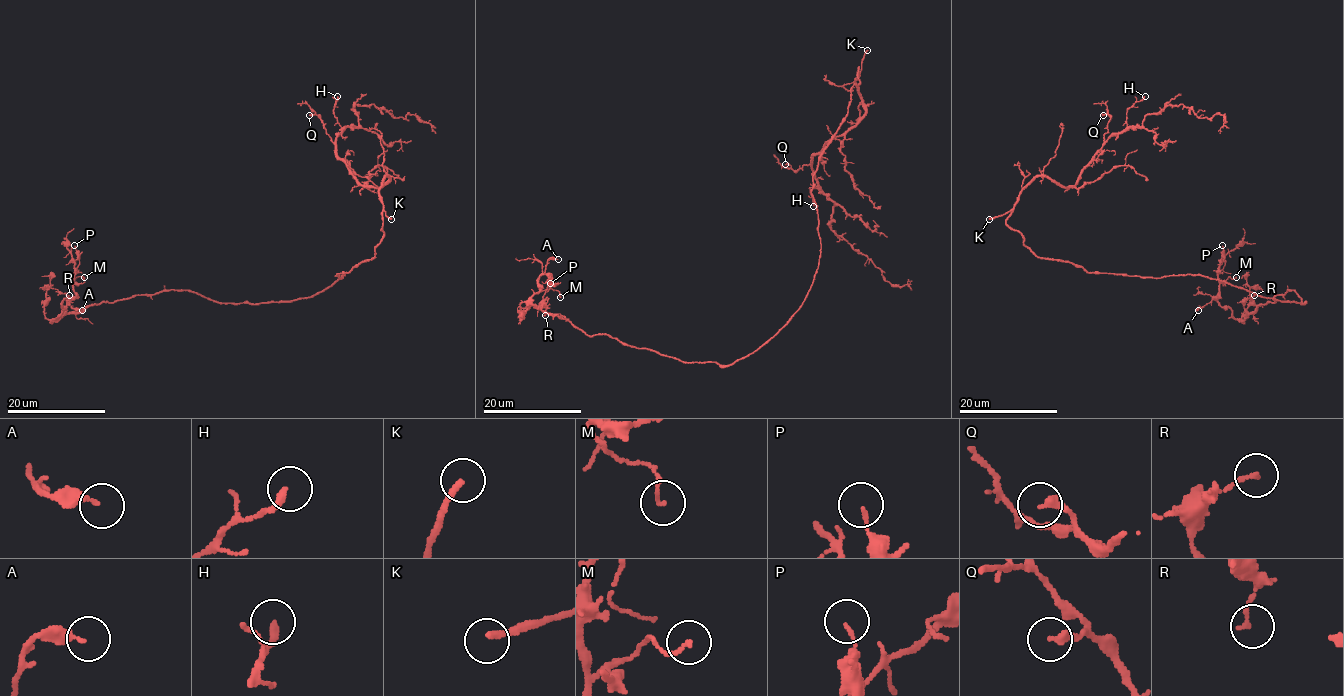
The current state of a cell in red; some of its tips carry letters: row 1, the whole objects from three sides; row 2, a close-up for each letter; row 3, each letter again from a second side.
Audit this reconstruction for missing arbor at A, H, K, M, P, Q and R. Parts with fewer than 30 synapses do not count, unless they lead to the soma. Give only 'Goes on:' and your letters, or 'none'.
Goes on: K

